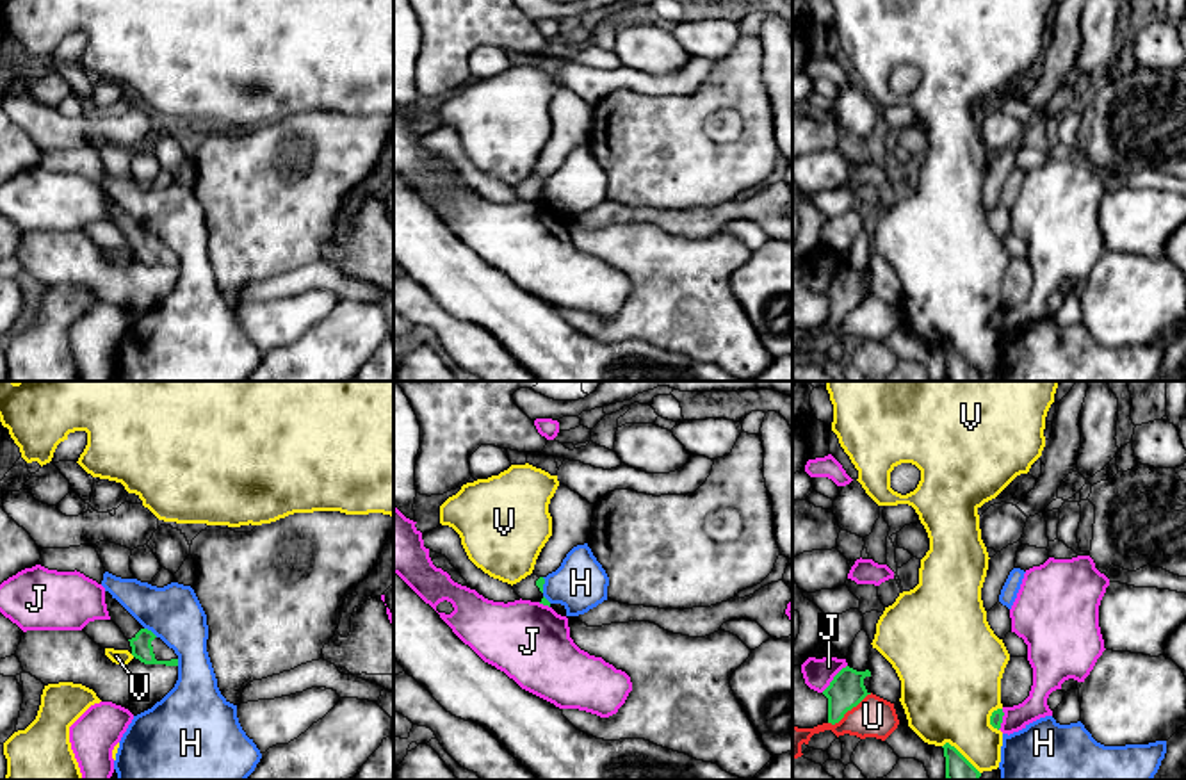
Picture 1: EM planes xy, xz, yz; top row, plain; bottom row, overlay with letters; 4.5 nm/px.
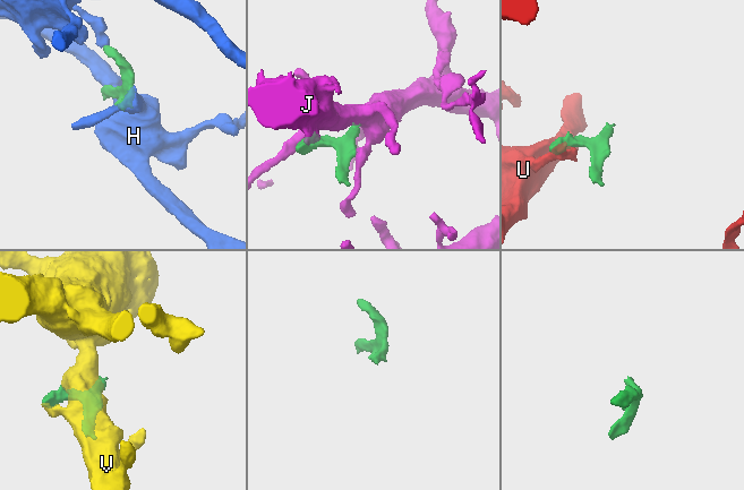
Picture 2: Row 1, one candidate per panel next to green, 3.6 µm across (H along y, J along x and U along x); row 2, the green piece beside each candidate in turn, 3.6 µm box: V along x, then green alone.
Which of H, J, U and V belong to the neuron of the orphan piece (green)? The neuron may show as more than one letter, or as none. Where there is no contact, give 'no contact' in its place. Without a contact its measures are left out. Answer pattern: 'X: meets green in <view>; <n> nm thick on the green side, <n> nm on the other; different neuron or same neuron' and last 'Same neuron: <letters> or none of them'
H: meets green in xy; 100 nm thick on the green side, 260 nm on the other; different neuron
J: meets green in yz; 160 nm thick on the green side, 140 nm on the other; different neuron
U: meets green in yz; 160 nm thick on the green side, 180 nm on the other; different neuron
V: meets green in yz; 60 nm thick on the green side, 440 nm on the other; different neuron
Same neuron: none of them

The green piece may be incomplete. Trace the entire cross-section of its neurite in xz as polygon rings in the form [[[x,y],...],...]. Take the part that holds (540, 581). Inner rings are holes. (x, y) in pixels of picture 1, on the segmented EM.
[[[531,573],[520,582],[513,584],[513,589],[522,600],[540,602],[550,607],[550,602],[543,597],[543,584],[543,577]]]

